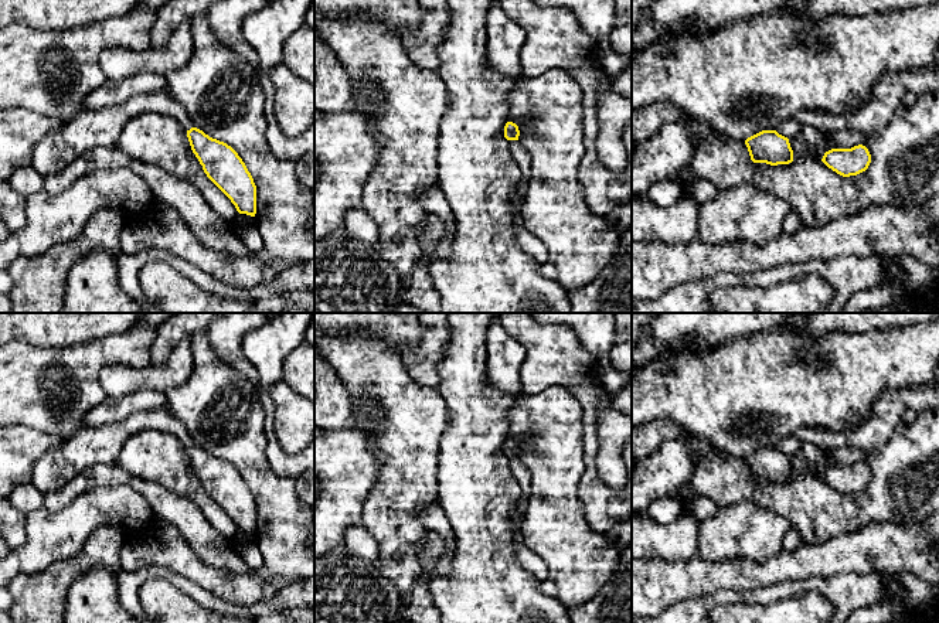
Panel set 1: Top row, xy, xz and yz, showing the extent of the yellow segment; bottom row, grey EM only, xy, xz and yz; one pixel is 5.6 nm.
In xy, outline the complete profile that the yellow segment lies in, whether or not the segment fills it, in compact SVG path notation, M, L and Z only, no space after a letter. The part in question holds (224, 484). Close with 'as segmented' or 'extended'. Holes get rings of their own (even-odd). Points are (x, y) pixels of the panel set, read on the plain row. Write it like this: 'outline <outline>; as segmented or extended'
outline M169 408L140 411L126 421L105 426L82 426L34 464L31 483L41 491L62 488L84 469L116 464L118 457L139 430L174 433L187 447L193 470L207 494L231 517L239 531L255 534L256 503L238 470L224 459L193 443L186 425Z; extended

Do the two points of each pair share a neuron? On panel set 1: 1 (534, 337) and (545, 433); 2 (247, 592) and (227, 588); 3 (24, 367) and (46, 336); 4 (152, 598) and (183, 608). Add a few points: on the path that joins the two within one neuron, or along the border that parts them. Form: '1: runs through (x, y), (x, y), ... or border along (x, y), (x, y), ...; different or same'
1: border along (521, 391), (564, 388), (574, 398); different
2: runs through (242, 589), (231, 588); same
3: border along (14, 340), (40, 346), (72, 344); different
4: runs through (159, 598), (169, 608), (176, 608); same

